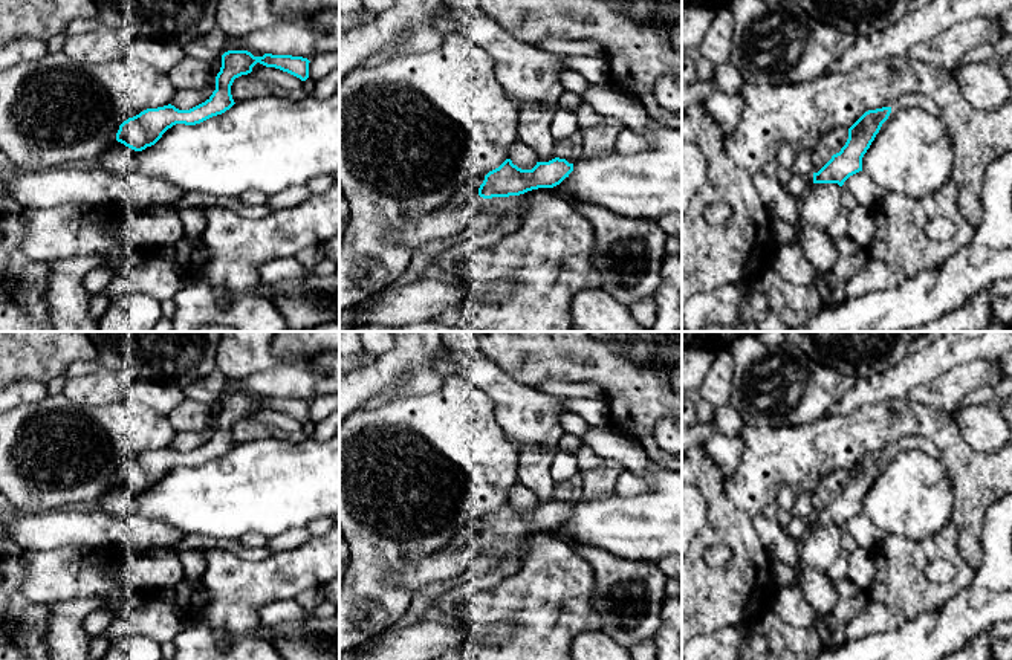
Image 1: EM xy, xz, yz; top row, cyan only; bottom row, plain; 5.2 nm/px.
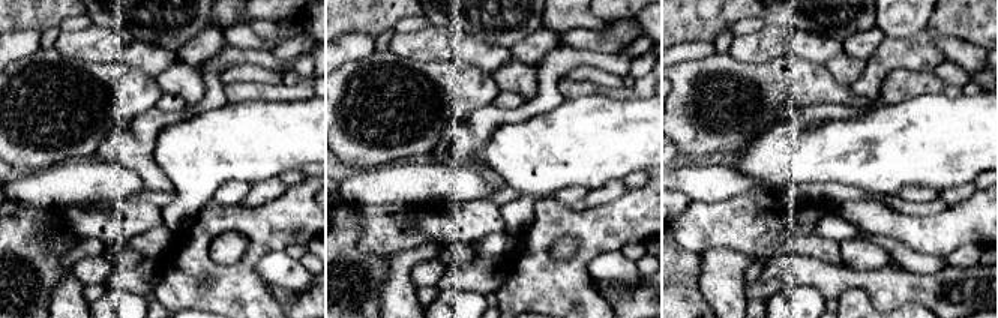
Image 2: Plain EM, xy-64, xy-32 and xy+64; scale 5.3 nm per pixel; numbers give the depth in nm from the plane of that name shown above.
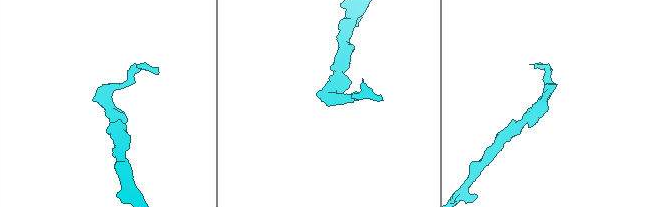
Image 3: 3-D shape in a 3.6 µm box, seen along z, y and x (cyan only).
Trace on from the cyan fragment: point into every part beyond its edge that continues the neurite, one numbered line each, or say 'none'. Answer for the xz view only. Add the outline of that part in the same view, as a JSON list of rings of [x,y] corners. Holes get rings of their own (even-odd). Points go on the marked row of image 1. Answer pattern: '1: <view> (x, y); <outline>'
1: xz (467, 193); [[[466,183],[442,208],[443,209],[452,209],[456,206],[466,205],[477,197],[478,197],[478,189],[474,185]]]

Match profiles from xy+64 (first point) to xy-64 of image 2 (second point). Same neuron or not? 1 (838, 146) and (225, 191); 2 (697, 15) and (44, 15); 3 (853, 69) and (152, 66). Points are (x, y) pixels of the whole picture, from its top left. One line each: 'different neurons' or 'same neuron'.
1: different neurons
2: same neuron
3: different neurons

